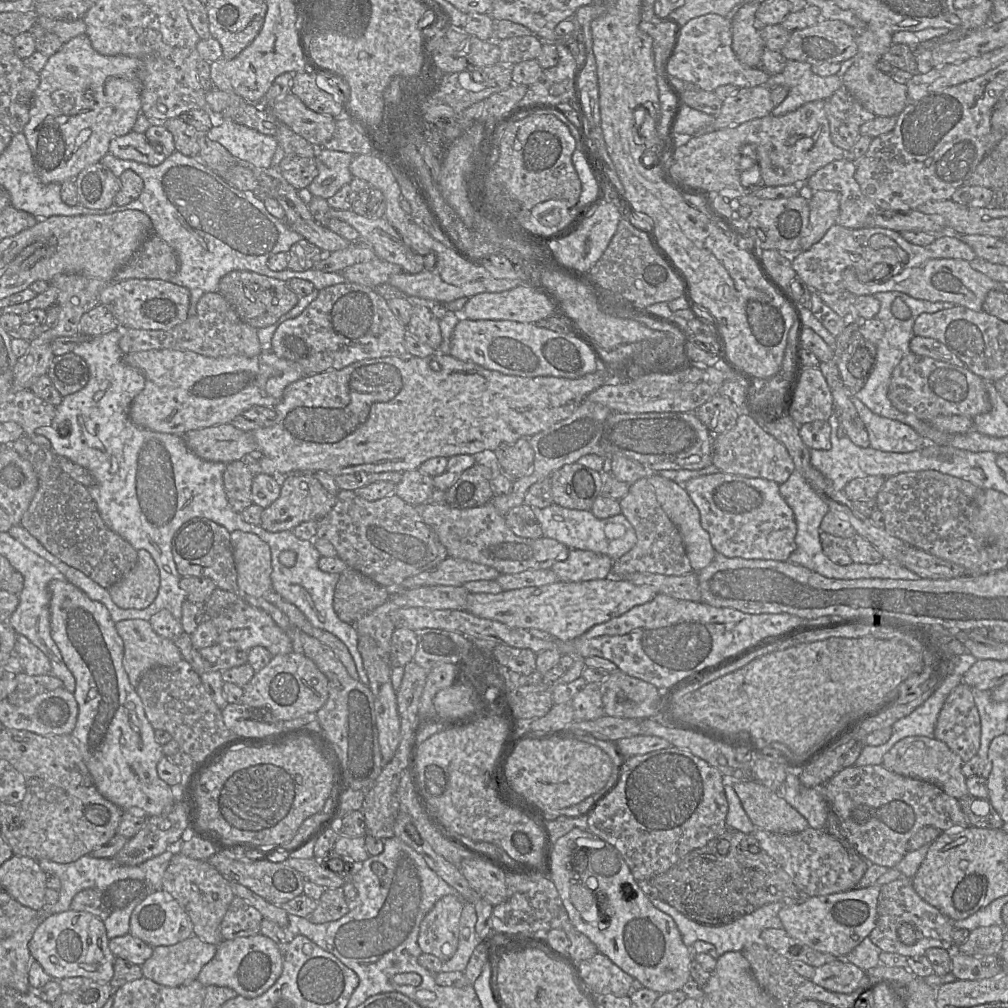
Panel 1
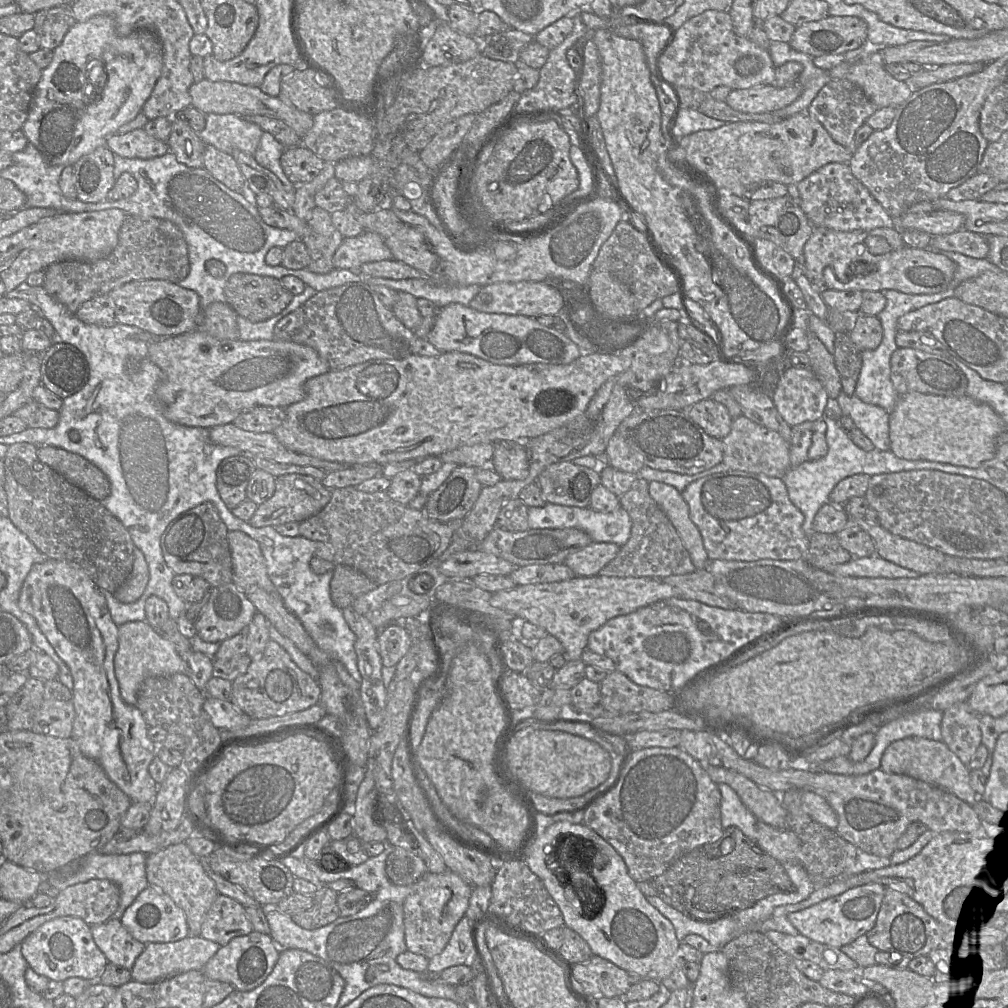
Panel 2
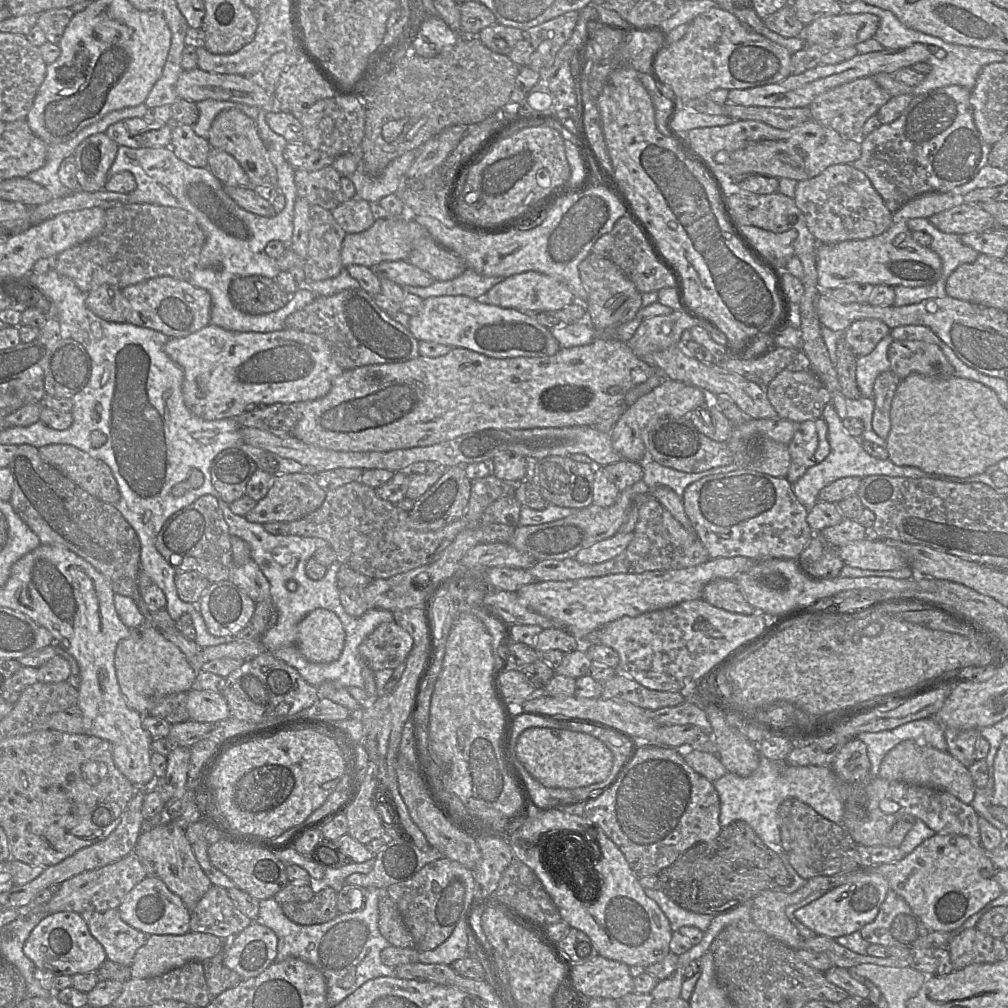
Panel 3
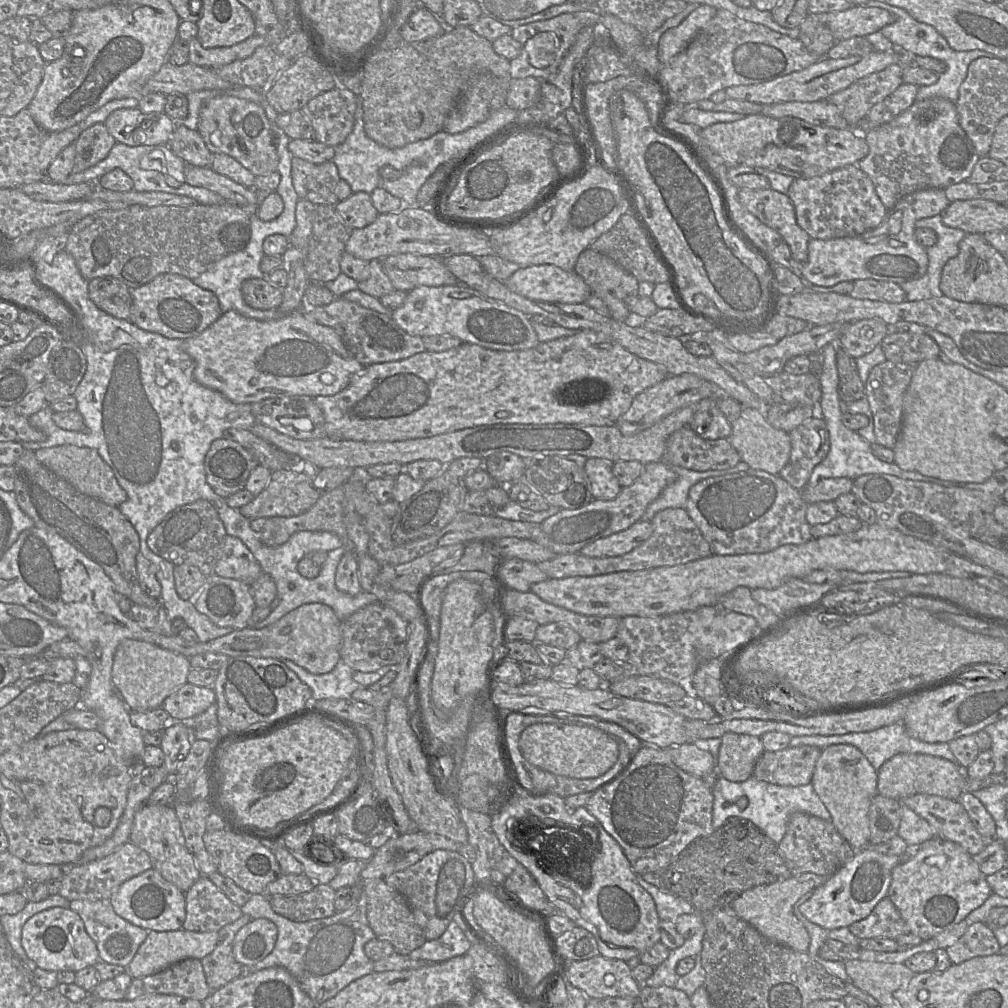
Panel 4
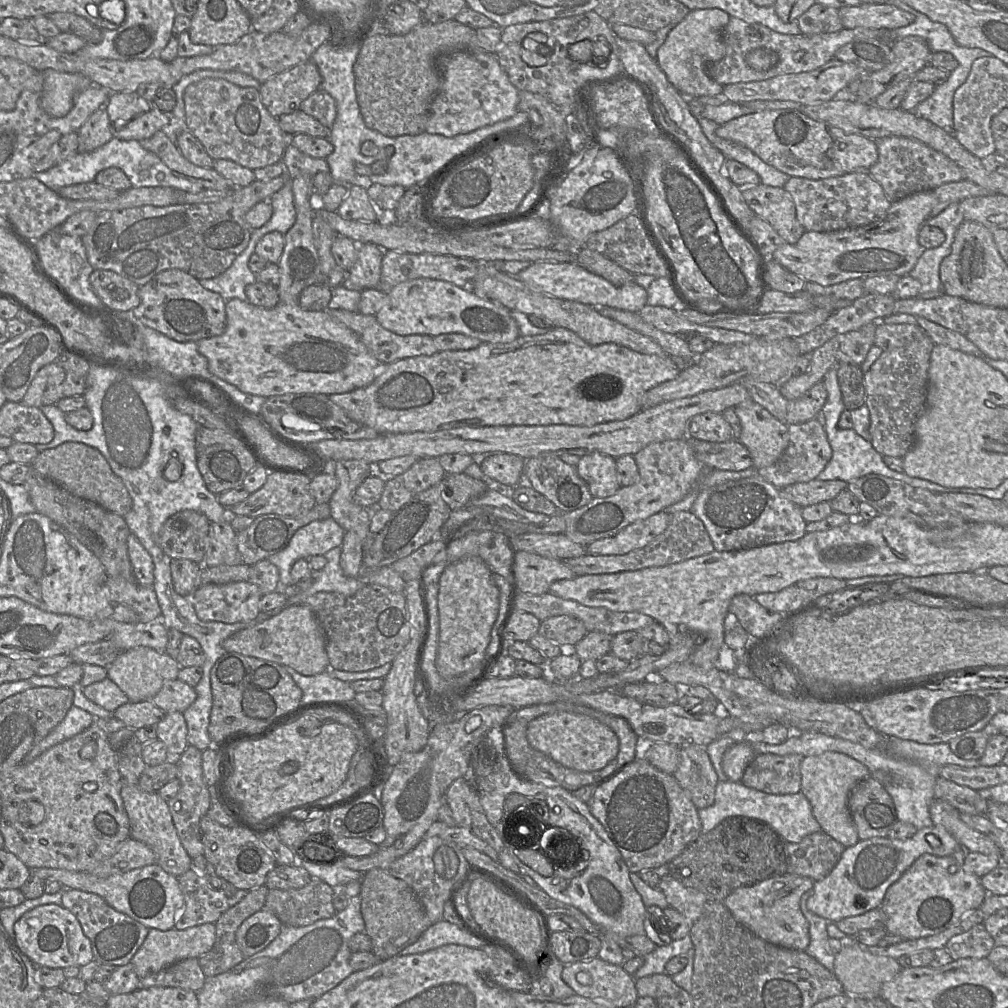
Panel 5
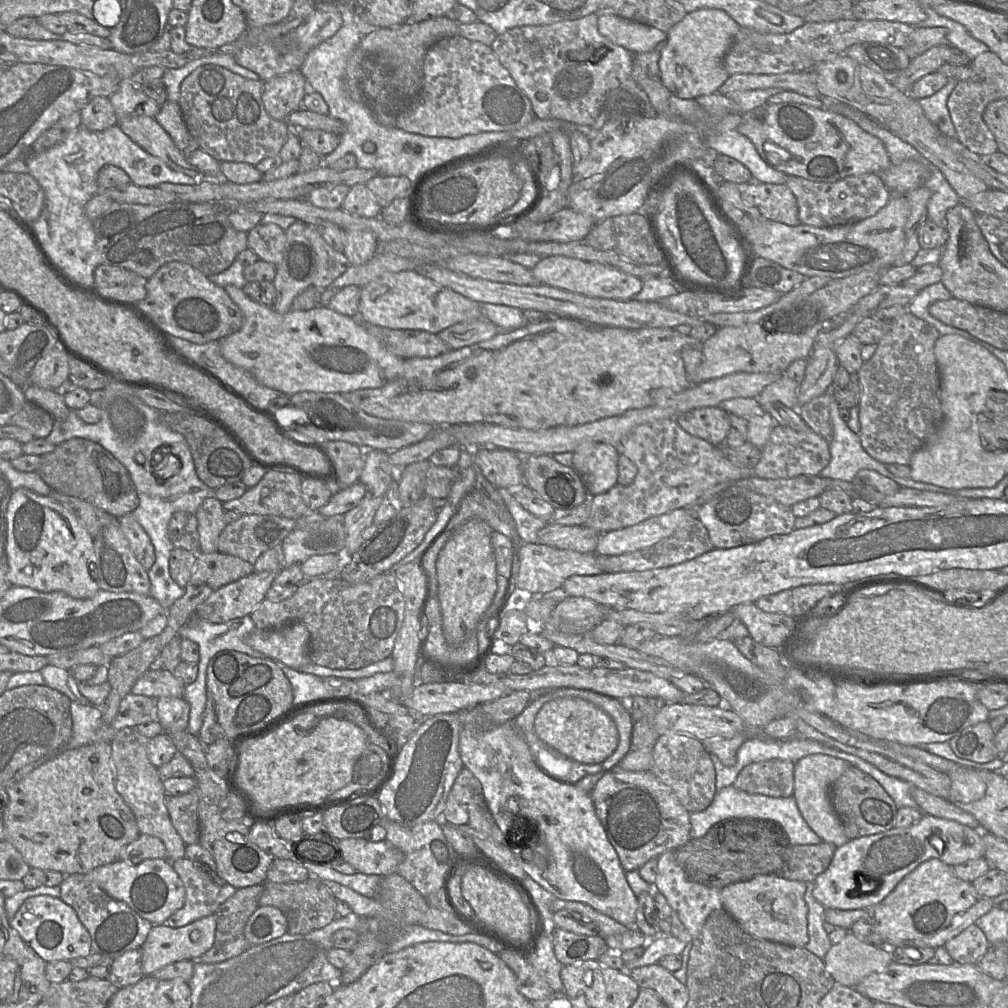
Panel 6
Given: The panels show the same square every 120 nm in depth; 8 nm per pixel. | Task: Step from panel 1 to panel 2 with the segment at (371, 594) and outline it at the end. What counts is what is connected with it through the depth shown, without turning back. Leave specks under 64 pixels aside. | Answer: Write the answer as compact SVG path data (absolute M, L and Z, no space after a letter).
M335 564L330 582L330 596L333 604L343 610L352 607L355 600L377 587L377 584L363 573L350 566Z

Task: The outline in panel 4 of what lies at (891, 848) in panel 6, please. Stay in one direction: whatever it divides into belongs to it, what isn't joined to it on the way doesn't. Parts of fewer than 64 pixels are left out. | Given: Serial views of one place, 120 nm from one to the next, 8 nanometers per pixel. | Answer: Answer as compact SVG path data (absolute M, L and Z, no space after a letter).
M918 846L907 847L902 855L885 855L870 849L857 850L851 860L812 891L810 899L799 907L800 912L809 921L826 930L849 927L852 923L866 918L876 904L887 896L892 870L913 857L917 851Z

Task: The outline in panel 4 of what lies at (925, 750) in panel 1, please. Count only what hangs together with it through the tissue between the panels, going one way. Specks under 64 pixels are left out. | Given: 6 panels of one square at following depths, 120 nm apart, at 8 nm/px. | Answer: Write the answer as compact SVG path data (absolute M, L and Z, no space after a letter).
M901 753L884 762L877 771L877 789L882 796L893 799L903 799L915 794L930 794L957 800L963 792L967 792L967 777L965 769L962 769L959 764L944 758L926 754Z

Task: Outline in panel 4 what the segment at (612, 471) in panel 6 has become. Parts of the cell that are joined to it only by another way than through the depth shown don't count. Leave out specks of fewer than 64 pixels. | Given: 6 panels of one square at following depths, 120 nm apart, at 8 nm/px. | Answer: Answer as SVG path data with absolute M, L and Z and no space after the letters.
M588 458L584 470L594 499L612 500L622 487L612 472L613 462L604 458Z

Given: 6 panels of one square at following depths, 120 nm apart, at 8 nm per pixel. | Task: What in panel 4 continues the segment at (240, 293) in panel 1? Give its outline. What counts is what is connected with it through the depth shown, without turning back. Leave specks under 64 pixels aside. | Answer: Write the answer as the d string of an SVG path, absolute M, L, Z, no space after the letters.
M266 278L247 279L241 286L245 303L259 310L279 308L283 300L282 290L273 286Z

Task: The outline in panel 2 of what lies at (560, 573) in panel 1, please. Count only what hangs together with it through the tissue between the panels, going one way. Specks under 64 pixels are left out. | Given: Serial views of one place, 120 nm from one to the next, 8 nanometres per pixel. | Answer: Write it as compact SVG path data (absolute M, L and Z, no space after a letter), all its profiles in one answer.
M592 542L584 548L568 555L564 564L567 565L576 576L596 576L599 571L613 560L621 547L610 542Z

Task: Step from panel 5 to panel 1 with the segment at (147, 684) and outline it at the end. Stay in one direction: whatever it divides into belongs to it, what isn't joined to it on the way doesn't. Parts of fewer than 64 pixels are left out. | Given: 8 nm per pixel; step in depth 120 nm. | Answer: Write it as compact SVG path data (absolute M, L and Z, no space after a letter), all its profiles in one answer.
M127 619L115 624L116 631L123 640L123 667L133 687L136 687L141 676L155 666L171 666L182 659L179 648L174 641L158 635L147 620Z

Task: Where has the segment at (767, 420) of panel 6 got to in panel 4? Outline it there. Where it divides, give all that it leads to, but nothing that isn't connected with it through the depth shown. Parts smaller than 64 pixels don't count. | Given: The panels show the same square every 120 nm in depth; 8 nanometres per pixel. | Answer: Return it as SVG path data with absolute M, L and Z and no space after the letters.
M743 407L739 418L732 425L732 432L728 439L750 469L778 475L790 458L789 433L770 425L763 409Z

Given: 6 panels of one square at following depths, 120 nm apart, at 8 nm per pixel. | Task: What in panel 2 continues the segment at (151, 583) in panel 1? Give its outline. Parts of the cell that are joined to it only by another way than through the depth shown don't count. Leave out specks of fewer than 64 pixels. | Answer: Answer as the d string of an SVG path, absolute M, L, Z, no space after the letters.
M135 546L133 570L127 580L114 592L114 596L122 603L135 602L144 593L148 581L148 564L143 552Z

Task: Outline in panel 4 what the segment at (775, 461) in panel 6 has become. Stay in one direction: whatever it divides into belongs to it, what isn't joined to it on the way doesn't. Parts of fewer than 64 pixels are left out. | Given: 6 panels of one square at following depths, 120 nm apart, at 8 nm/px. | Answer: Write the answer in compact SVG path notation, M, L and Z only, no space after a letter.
M817 413L789 432L791 452L779 476L797 490L808 483L816 465L829 452L829 434L825 420Z

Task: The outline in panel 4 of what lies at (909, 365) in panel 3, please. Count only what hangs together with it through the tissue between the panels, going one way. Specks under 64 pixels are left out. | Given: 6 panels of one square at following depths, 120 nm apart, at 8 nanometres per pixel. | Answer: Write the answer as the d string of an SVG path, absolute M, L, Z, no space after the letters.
M888 333L881 342L887 360L919 364L941 356L935 340L924 333Z

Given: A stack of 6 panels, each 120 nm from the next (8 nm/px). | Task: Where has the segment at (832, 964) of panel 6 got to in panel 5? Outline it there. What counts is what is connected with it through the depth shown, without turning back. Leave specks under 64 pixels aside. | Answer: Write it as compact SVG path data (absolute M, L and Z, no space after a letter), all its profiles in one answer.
M851 945L843 946L835 955L833 973L846 994L877 997L883 983L892 980L902 969L896 959Z

